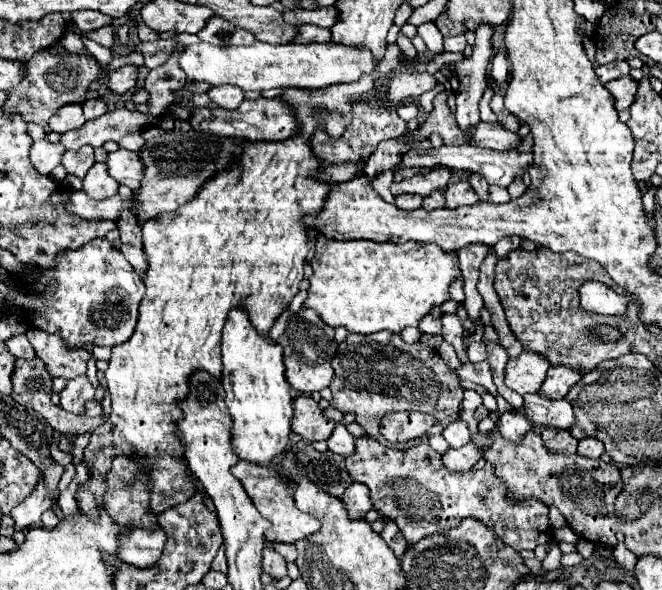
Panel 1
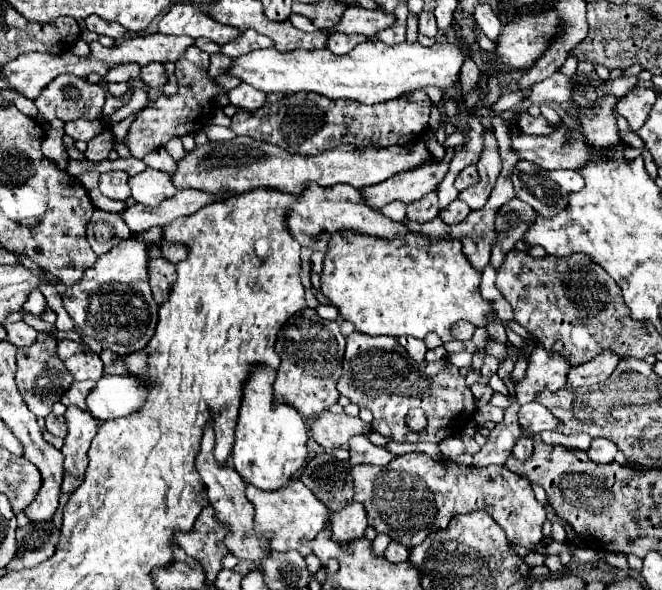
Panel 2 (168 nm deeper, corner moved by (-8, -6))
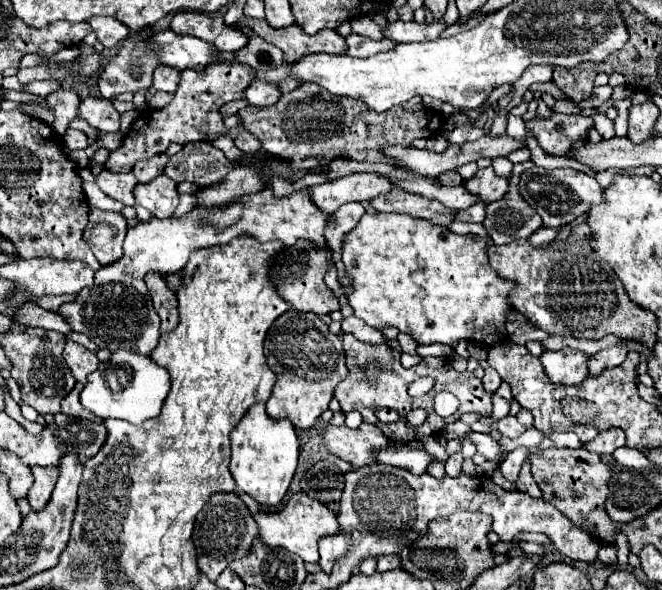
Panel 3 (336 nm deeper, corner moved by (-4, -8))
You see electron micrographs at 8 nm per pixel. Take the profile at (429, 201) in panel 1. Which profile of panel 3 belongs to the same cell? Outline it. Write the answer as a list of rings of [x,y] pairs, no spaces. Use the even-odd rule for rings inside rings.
[[[477,202],[471,208],[459,210],[455,214],[455,220],[461,220],[461,222],[483,222],[483,216],[485,216],[485,204]]]

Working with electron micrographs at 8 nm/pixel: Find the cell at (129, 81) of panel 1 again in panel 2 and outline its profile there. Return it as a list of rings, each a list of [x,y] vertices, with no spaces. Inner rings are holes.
[[[147,64],[141,68],[141,80],[149,86],[149,88],[163,88],[167,84],[167,70],[163,64]]]

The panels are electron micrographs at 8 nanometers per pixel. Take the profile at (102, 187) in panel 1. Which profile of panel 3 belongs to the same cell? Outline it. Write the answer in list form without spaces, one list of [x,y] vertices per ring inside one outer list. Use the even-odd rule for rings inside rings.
[[[101,170],[101,174],[97,174],[95,180],[97,180],[97,186],[107,196],[111,196],[113,200],[119,200],[119,202],[123,202],[127,206],[135,204],[133,188],[137,184],[137,178],[131,172],[129,174],[115,174],[111,170]]]

